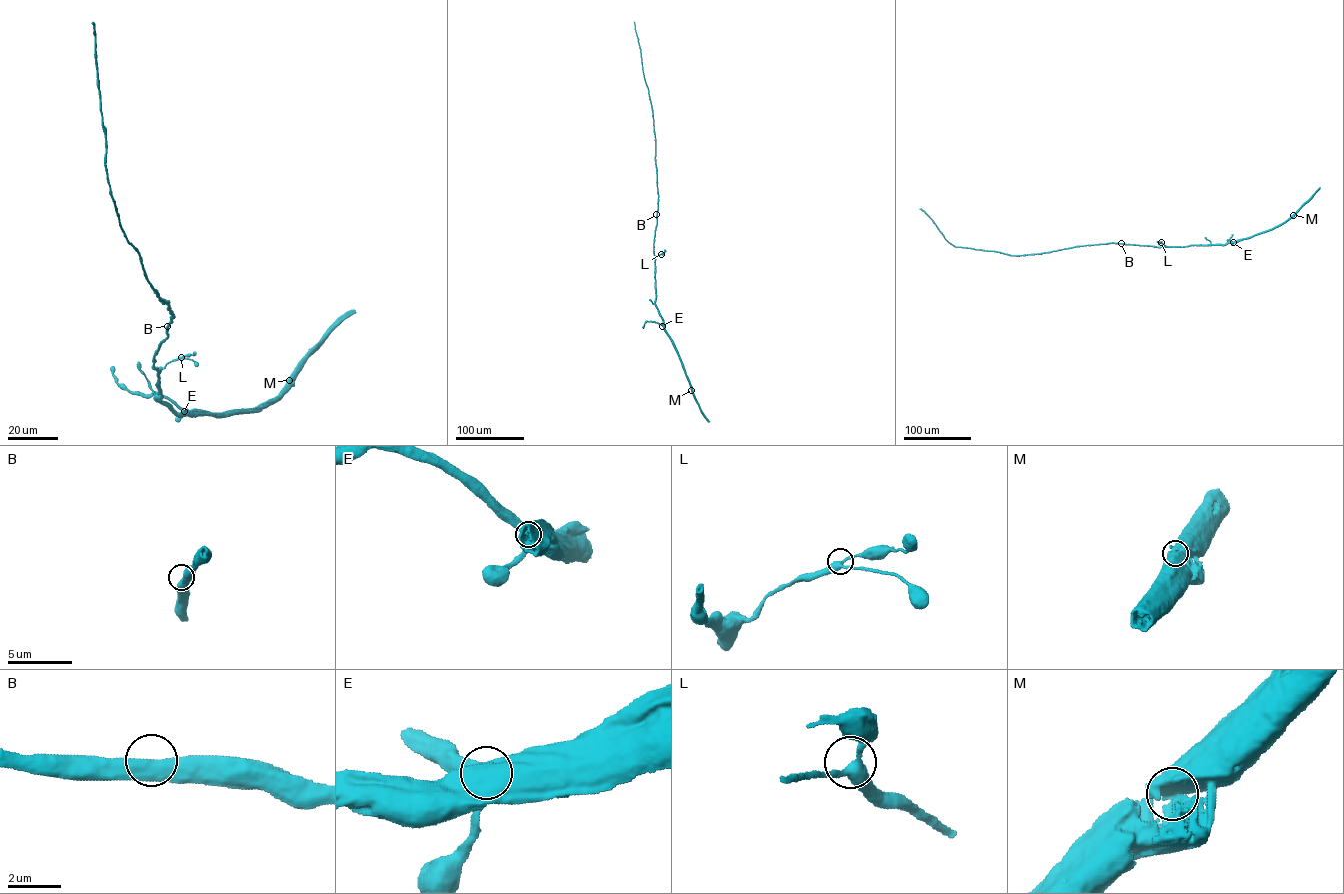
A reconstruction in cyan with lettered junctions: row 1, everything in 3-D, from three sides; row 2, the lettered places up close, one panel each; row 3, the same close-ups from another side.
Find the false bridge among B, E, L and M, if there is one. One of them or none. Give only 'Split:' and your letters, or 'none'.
Split: none

